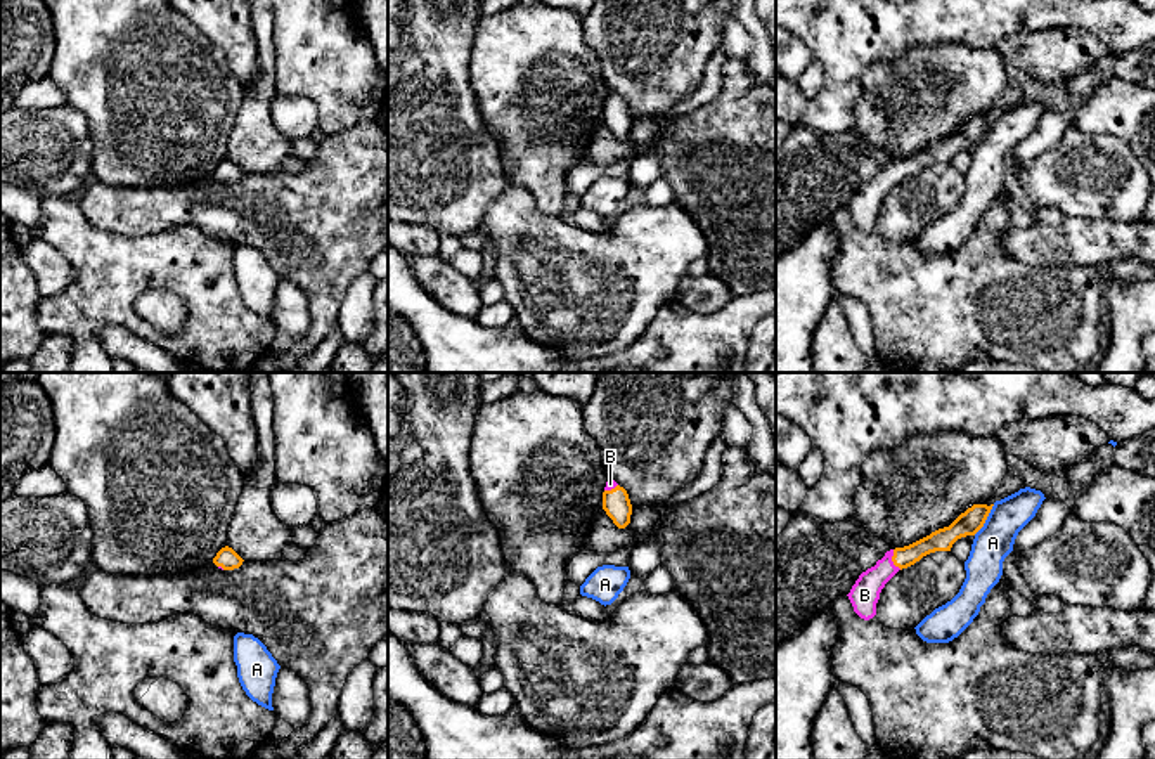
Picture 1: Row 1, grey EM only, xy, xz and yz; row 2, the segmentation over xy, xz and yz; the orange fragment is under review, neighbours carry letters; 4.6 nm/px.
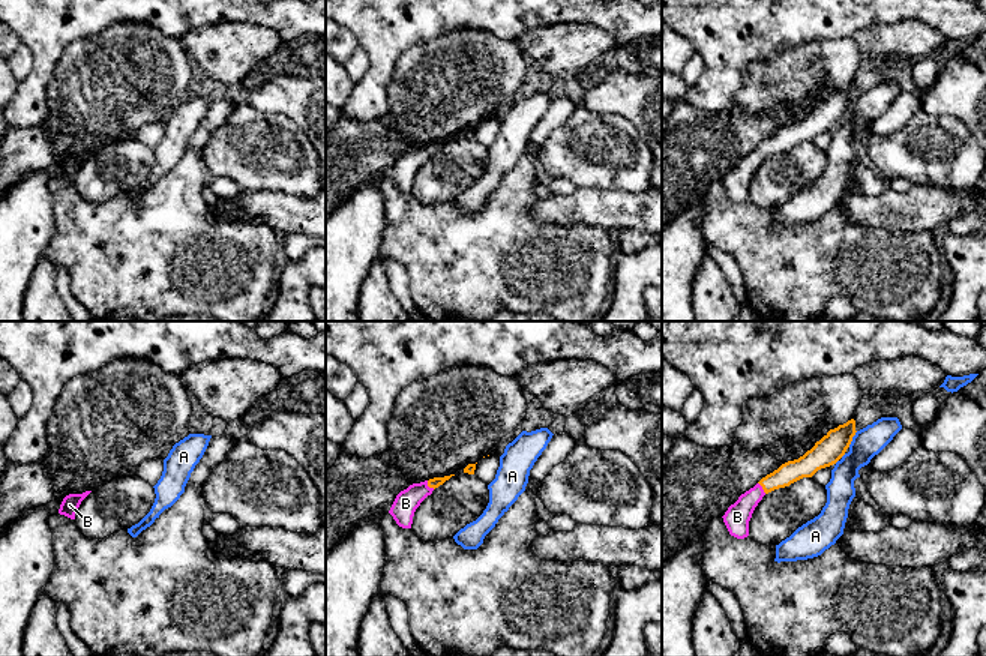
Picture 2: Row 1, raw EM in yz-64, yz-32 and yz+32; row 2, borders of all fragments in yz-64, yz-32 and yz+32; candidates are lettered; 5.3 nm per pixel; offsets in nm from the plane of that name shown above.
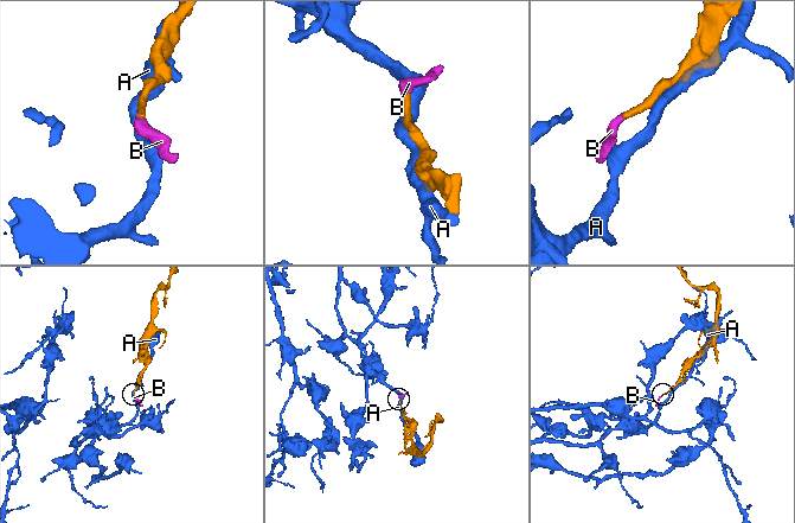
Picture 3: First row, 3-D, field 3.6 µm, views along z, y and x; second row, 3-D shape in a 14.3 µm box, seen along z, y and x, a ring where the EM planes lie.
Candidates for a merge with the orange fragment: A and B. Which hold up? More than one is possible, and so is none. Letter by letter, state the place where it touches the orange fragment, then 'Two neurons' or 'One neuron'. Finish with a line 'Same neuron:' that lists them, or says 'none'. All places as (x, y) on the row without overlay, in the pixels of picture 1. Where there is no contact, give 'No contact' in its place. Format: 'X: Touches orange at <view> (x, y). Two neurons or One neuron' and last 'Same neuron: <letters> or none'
A: Touches orange at yz (986, 130). Two neurons
B: Touches orange at yz (892, 172). One neuron
Same neuron: B

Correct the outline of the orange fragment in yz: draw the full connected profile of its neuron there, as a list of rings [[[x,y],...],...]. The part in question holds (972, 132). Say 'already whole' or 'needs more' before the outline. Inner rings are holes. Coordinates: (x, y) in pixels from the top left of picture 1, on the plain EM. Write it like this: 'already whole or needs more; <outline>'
needs more; [[[973,116],[949,139],[939,140],[909,158],[887,163],[874,178],[859,187],[847,206],[854,224],[864,232],[873,230],[881,201],[899,182],[914,177],[930,165],[951,163],[958,151],[975,147],[984,139],[992,118],[994,116]]]

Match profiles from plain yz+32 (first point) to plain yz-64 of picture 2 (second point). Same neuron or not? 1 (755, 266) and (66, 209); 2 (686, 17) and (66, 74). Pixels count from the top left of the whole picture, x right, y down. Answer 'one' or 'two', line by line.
1: one
2: two

